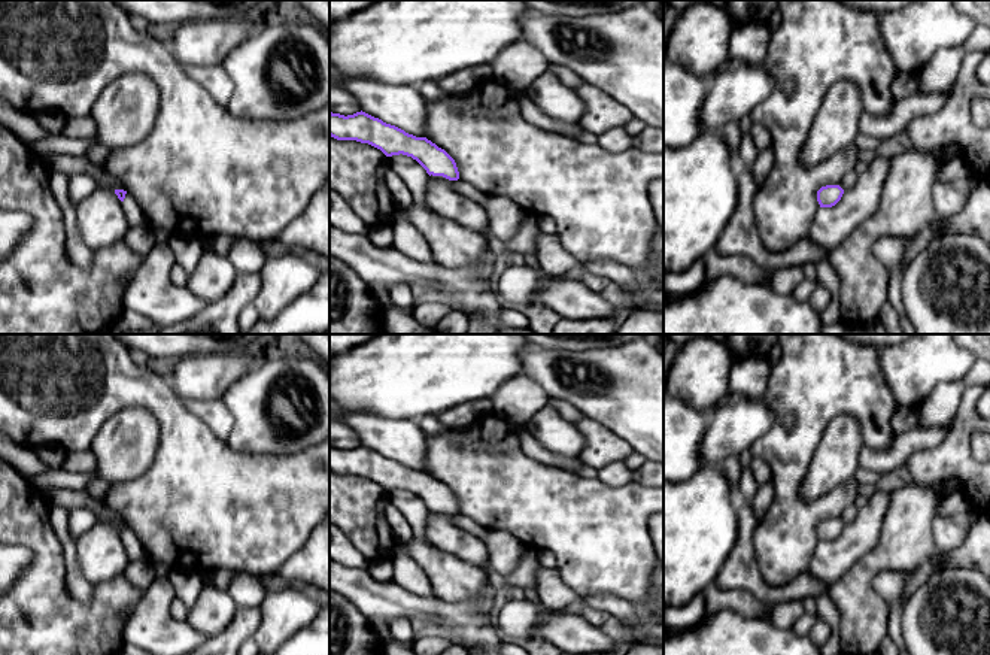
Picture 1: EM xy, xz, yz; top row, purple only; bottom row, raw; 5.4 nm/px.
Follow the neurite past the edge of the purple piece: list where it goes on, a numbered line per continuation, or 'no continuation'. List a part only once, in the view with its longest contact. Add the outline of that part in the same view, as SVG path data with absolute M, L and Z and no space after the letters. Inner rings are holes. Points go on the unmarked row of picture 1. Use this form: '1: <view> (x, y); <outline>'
1: xy (134, 551); M125 528L125 533L121 536L127 557L130 561L146 560L146 552L137 539L136 533L131 528Z

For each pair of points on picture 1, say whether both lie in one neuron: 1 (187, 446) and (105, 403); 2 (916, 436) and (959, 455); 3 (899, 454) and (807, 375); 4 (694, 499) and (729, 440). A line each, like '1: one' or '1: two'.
1: one
2: two
3: two
4: two

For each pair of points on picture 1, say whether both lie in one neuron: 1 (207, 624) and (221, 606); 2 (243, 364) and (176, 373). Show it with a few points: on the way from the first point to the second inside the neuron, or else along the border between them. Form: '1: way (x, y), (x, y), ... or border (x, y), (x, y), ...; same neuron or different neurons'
1: way (212, 619), (218, 615), (218, 610); same neuron
2: way (227, 367), (215, 373), (193, 373); same neuron

